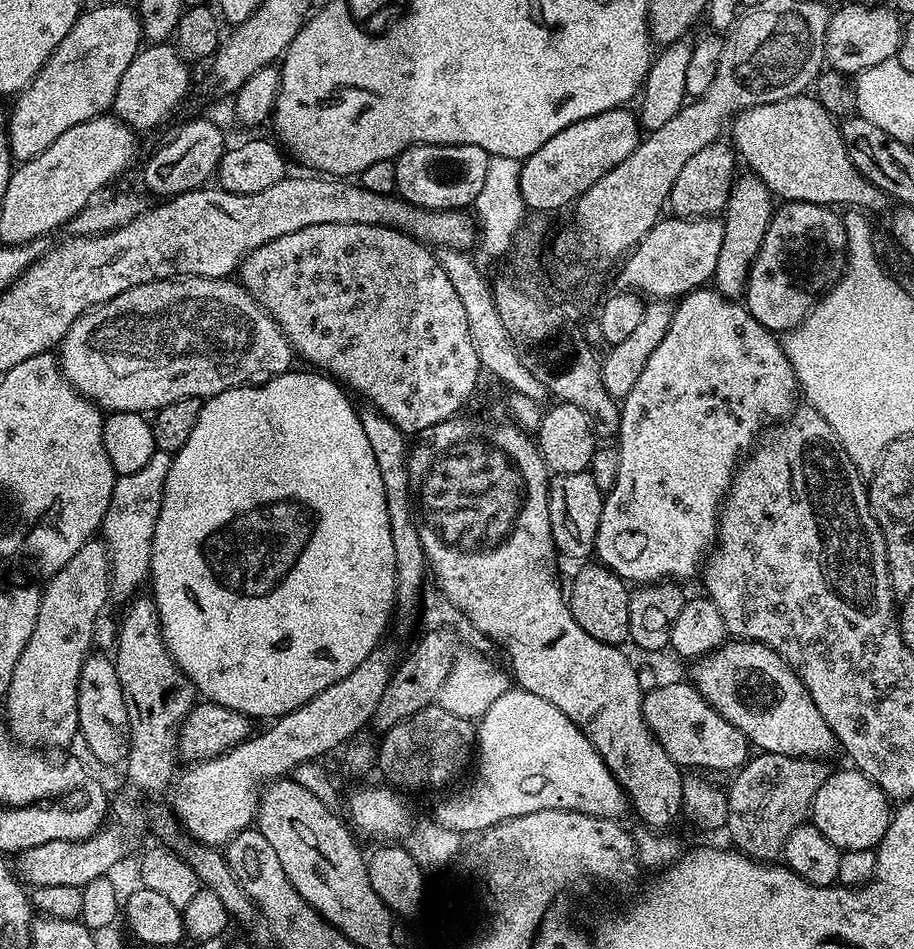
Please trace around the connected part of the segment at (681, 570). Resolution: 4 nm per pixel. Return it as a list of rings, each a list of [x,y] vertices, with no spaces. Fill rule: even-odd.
[[[712,286],[695,288],[688,295],[679,297],[678,303],[672,310],[670,330],[666,330],[666,336],[662,338],[662,342],[658,342],[654,354],[650,354],[642,374],[638,374],[638,382],[634,382],[634,390],[630,390],[630,394],[626,394],[620,404],[618,478],[614,478],[614,486],[604,497],[602,518],[598,522],[596,535],[595,559],[632,586],[668,581],[685,582],[684,580],[690,579],[695,572],[697,575],[702,561],[709,555],[710,549],[718,539],[720,513],[724,497],[732,487],[732,477],[736,475],[742,460],[740,451],[743,448],[751,449],[757,443],[761,435],[760,427],[767,420],[779,421],[781,418],[791,417],[798,407],[796,396],[798,400],[796,374],[792,369],[790,358],[786,358],[783,343],[778,339],[777,333],[771,332],[769,328],[762,326],[762,322],[758,322],[758,318],[751,316],[743,303],[722,295]]]

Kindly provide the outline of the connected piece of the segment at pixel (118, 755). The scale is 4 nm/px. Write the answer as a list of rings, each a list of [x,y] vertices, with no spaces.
[[[108,654],[84,657],[82,674],[78,678],[79,739],[84,739],[88,752],[100,764],[127,761],[130,746],[130,718],[126,714],[126,698],[122,698],[122,682],[118,682],[116,661]]]

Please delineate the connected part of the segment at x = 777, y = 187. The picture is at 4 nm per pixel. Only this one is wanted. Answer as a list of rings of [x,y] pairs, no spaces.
[[[801,94],[748,108],[732,121],[730,136],[731,132],[737,157],[743,163],[745,160],[747,169],[766,182],[773,197],[784,202],[797,200],[825,206],[848,204],[844,206],[868,214],[889,211],[888,193],[871,184],[850,162],[837,117],[829,114],[815,95]]]

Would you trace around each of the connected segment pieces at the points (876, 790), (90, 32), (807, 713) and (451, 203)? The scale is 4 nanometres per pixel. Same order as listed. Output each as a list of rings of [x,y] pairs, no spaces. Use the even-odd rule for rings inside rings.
[[[848,766],[845,772],[829,774],[818,794],[814,794],[810,823],[822,830],[822,834],[826,834],[826,838],[830,838],[841,852],[875,849],[886,834],[893,811],[890,797],[873,780],[866,778],[866,774]]]
[[[100,4],[97,8],[90,8],[81,11],[74,26],[70,26],[70,34],[66,34],[66,38],[58,42],[54,54],[50,54],[42,70],[38,70],[38,74],[29,82],[28,87],[15,97],[16,105],[10,108],[8,117],[8,148],[12,152],[13,161],[23,162],[34,158],[42,154],[42,150],[46,150],[50,142],[55,142],[61,134],[66,134],[70,126],[86,122],[95,116],[105,115],[118,94],[118,86],[122,82],[122,74],[126,74],[126,66],[130,66],[130,62],[134,62],[134,58],[140,52],[142,33],[135,7],[127,8],[124,4]]]
[[[732,638],[708,655],[699,657],[693,664],[696,665],[692,668],[691,683],[728,722],[742,730],[753,749],[813,758],[828,758],[832,751],[837,751],[836,736],[826,718],[822,718],[818,706],[814,706],[814,698],[810,698],[796,671],[770,646],[753,640]]]
[[[415,144],[396,157],[396,192],[401,200],[410,202],[415,208],[428,208],[432,212],[445,212],[451,208],[467,209],[475,205],[478,190],[486,179],[488,152],[482,146],[461,144]]]

